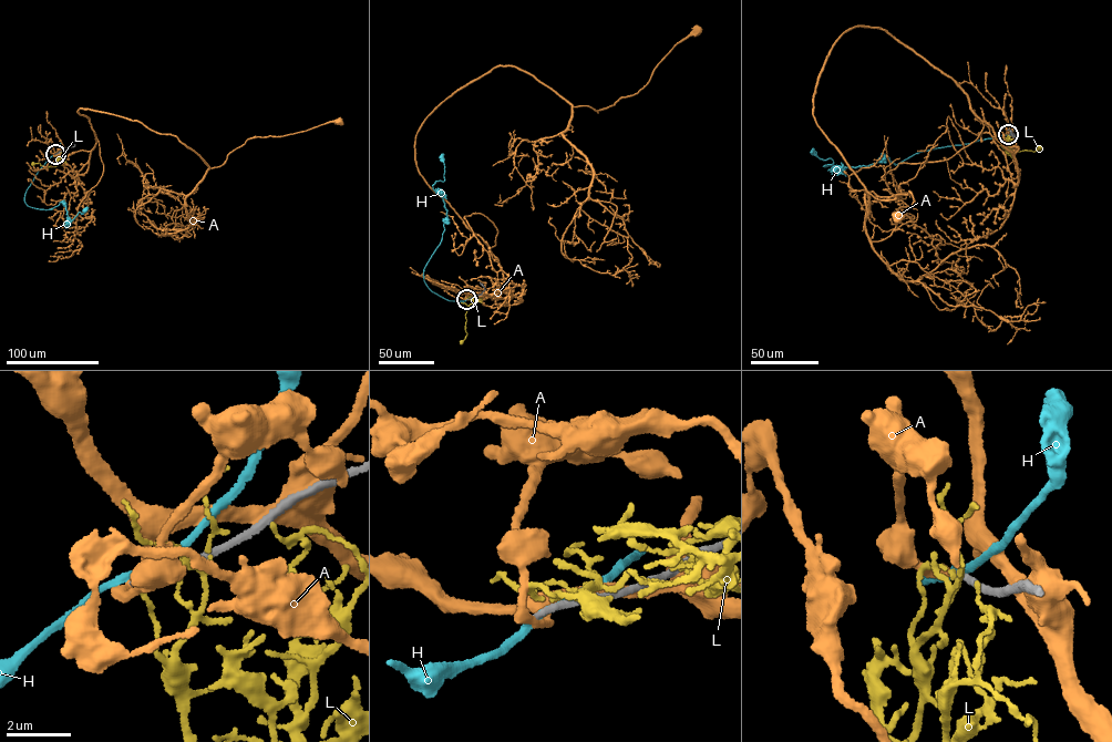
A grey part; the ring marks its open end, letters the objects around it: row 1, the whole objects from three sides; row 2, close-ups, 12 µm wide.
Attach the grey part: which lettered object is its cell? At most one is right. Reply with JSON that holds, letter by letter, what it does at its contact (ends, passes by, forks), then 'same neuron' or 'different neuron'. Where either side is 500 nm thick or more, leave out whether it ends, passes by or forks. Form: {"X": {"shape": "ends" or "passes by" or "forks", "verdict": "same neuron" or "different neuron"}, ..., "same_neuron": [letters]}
{"A": {"shape": "passes by", "verdict": "different neuron"}, "H": {"shape": "passes by", "verdict": "different neuron"}, "L": {"shape": "ends", "verdict": "different neuron"}, "same_neuron": []}

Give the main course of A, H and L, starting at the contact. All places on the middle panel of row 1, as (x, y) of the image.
A: (466, 299), (490, 296), (502, 274), (420, 174), (424, 120), (502, 65), (597, 112), (638, 93), (697, 31)
H: (467, 299), (449, 300), (424, 280), (448, 219), (443, 197), (433, 186), (444, 179), (443, 153)
L: (467, 299), (474, 301), (465, 315), (467, 335), (462, 342)

